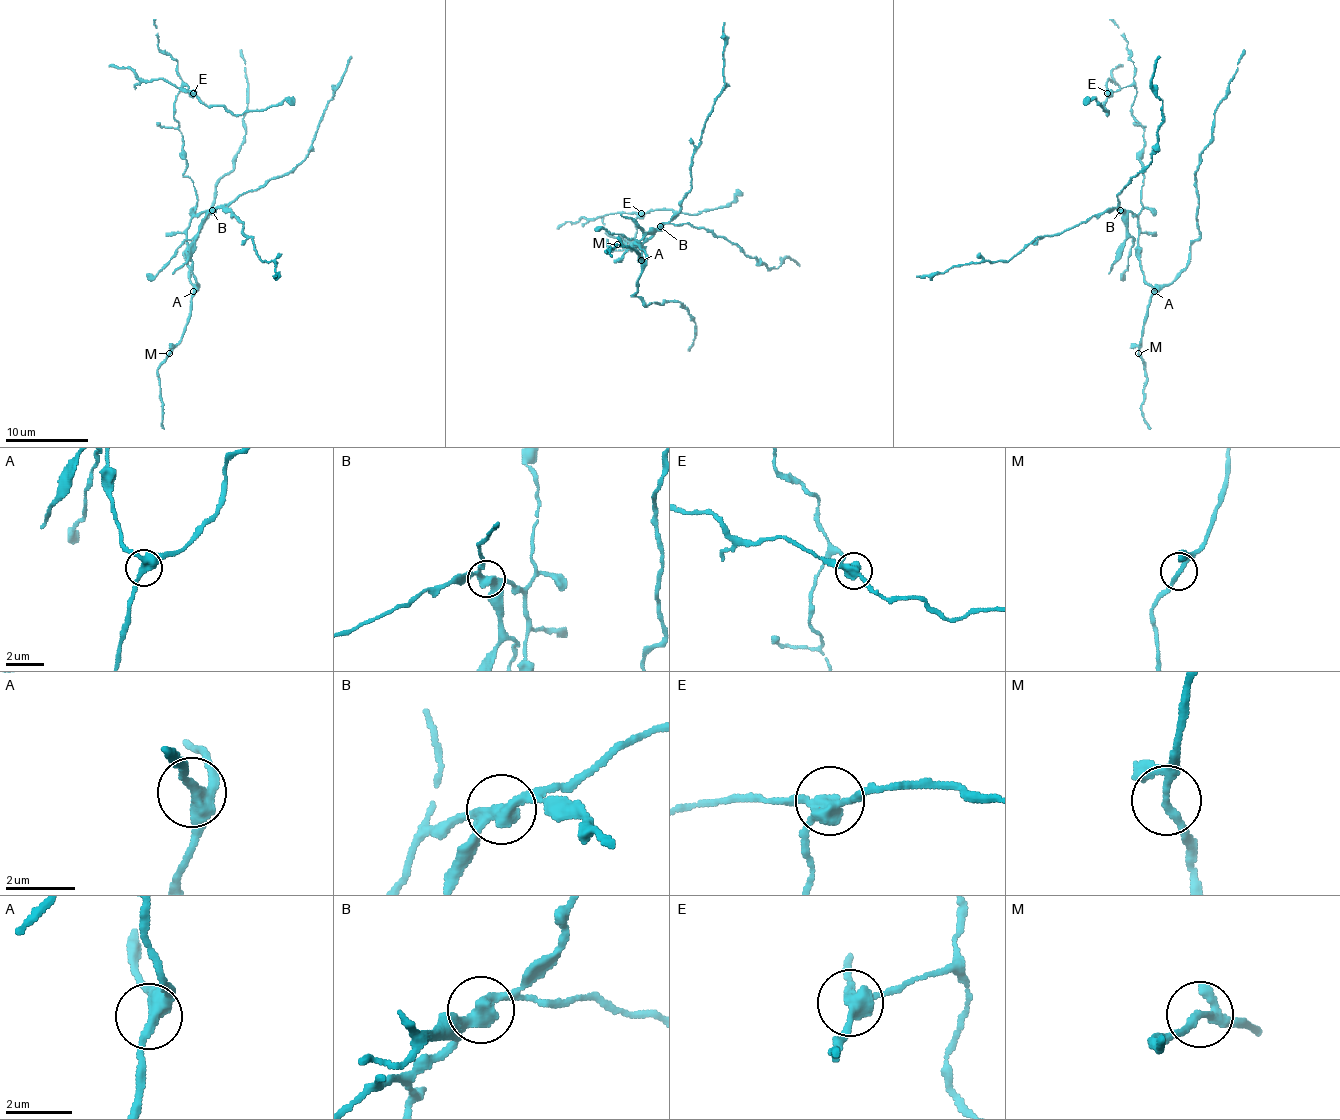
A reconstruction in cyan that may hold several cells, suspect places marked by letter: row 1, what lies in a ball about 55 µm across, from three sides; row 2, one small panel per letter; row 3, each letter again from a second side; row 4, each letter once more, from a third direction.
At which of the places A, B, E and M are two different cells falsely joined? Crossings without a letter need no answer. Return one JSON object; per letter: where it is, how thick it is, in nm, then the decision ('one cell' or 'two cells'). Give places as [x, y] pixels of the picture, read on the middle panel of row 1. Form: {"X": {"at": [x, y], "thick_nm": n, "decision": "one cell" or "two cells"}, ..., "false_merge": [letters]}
{"A": {"at": [641, 260], "thick_nm": 360, "decision": "one cell"}, "B": {"at": [660, 226], "thick_nm": 320, "decision": "two cells"}, "E": {"at": [641, 213], "thick_nm": 360, "decision": "two cells"}, "M": {"at": [617, 244], "thick_nm": 190, "decision": "one cell"}, "false_merge": ["B", "E"]}

